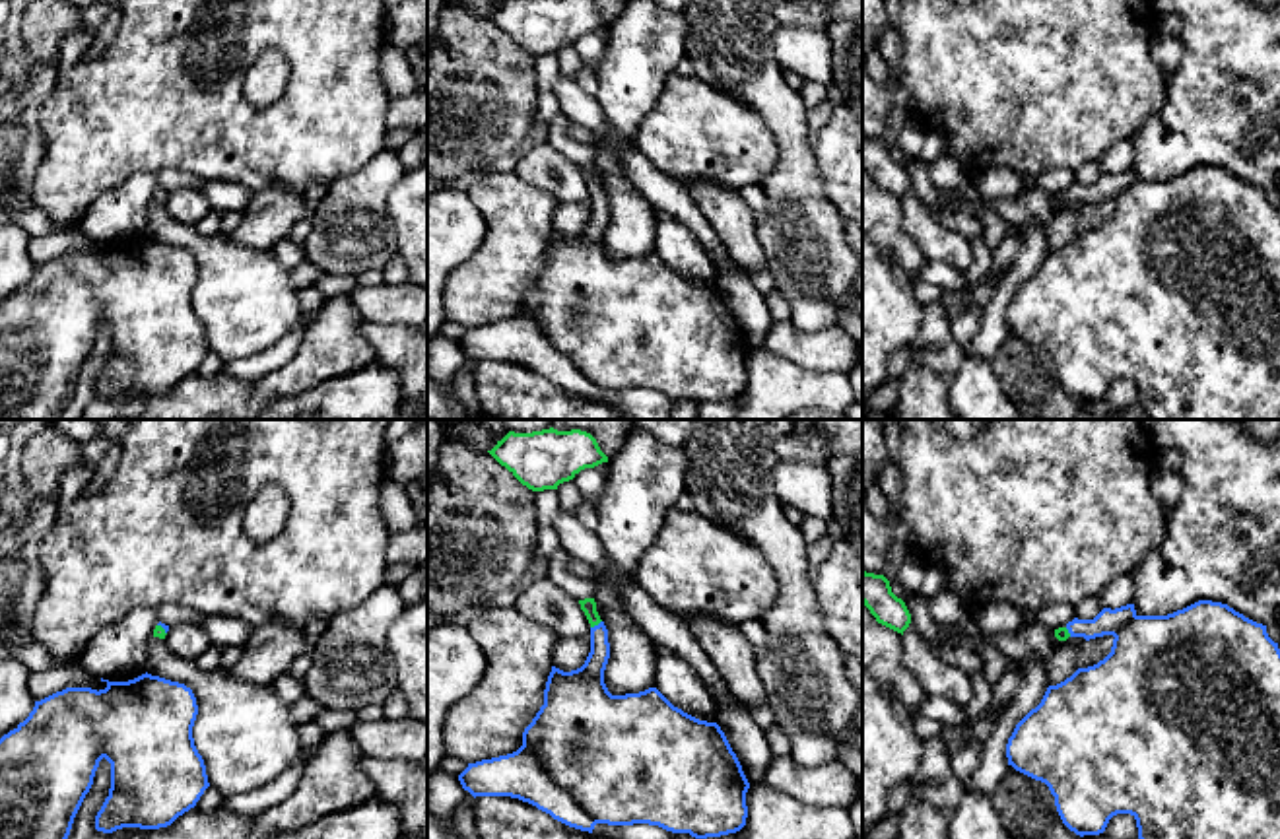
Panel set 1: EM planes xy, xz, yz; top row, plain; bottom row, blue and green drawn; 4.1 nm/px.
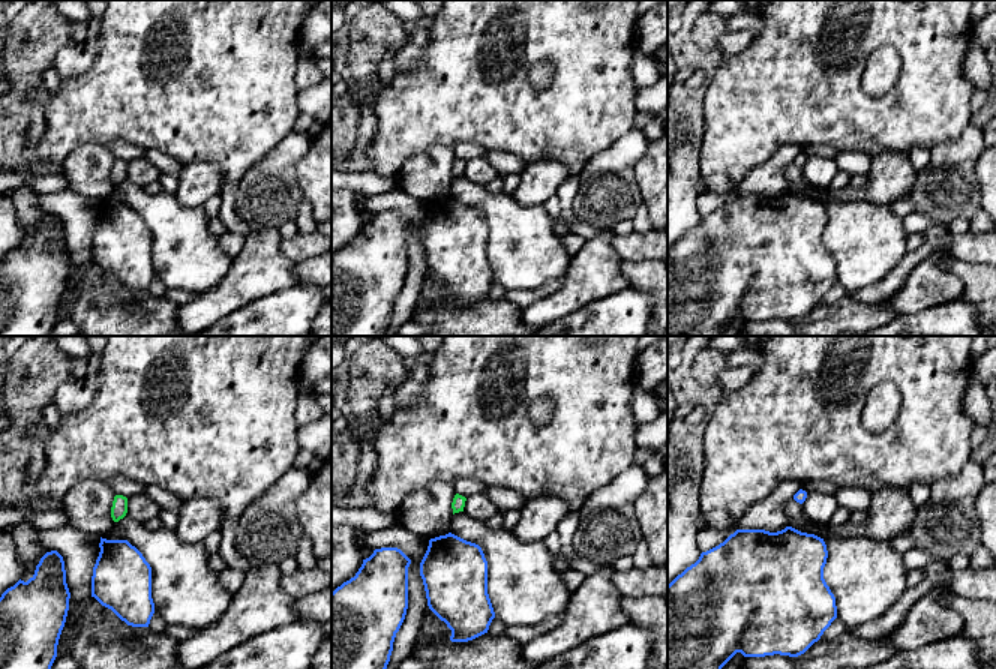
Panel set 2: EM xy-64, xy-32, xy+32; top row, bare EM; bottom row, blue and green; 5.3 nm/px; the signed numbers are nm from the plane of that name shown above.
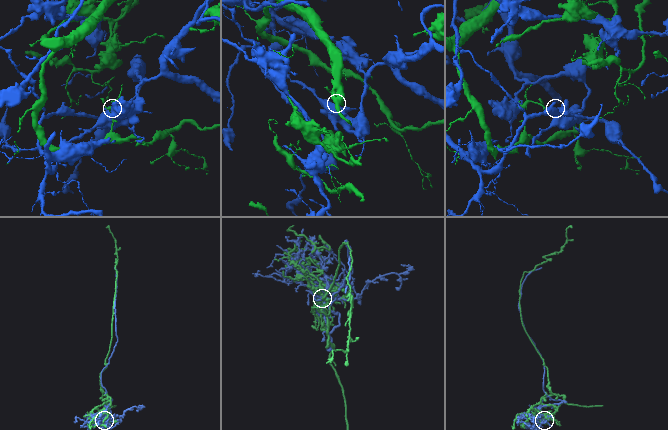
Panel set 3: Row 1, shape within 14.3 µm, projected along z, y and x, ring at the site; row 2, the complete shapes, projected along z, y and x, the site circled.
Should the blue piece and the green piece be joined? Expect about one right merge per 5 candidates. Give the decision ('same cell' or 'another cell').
another cell

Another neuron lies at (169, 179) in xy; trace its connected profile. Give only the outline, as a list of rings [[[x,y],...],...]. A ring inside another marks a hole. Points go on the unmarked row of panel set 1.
[[[163,169],[153,173],[157,179],[157,185],[169,192],[177,190],[177,188],[200,188],[206,181],[186,173],[186,171],[179,171],[179,169]]]

